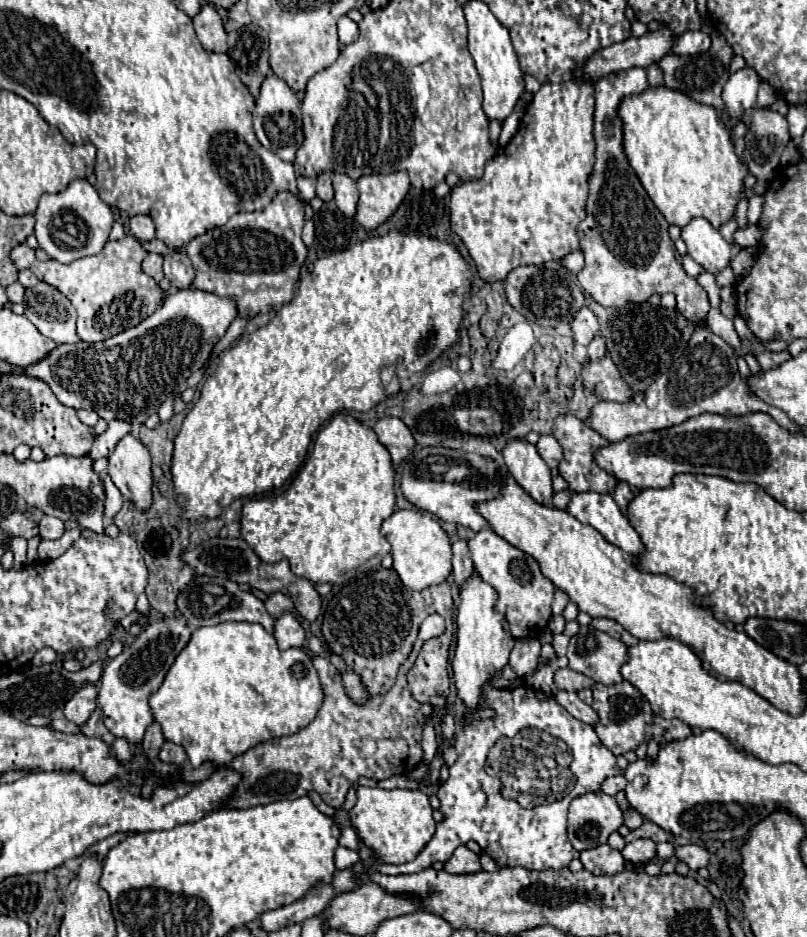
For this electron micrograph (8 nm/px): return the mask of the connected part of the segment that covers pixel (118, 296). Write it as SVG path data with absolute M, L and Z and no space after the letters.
M126 236L118 242L106 242L104 250L94 256L84 256L70 264L60 264L58 260L40 262L34 256L34 250L26 244L16 246L10 252L12 262L22 270L30 268L38 280L58 288L78 312L78 336L84 342L102 342L110 336L120 334L122 330L134 328L144 318L148 318L162 304L162 288L142 272L140 264L146 252L140 246L140 240Z

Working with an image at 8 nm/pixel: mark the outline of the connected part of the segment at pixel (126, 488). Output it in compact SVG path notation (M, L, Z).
M132 434L124 436L118 444L116 450L108 456L108 474L116 488L122 492L124 500L128 500L136 510L148 512L148 504L152 504L152 470L150 470L150 454L146 446L134 438Z

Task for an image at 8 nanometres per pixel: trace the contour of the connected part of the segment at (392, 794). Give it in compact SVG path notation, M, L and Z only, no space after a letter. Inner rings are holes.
M358 786L358 802L348 812L360 840L384 864L404 864L418 856L436 830L428 796L420 790L382 790Z

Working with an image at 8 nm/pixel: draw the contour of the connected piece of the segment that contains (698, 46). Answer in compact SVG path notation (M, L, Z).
M684 32L672 44L672 54L676 56L692 56L696 52L706 52L710 48L710 36L704 32Z

